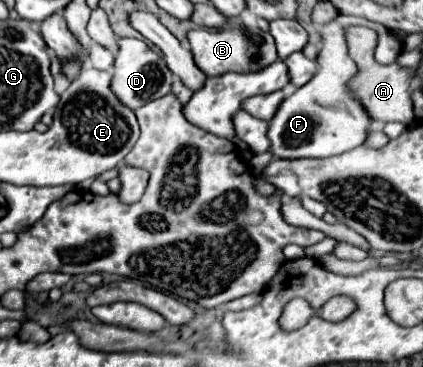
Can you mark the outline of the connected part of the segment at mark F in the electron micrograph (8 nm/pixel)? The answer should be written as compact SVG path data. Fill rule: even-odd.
M336 17L334 21L322 25L320 27L322 45L316 57L316 63L318 63L316 75L306 85L298 87L294 95L286 97L270 121L268 137L270 137L270 151L274 157L282 157L282 159L332 157L366 143L372 119L368 111L364 109L364 105L356 99L356 95L352 95L352 89L348 87L352 77L358 73L358 67L348 55L346 39L344 35L340 35L340 23L362 23L374 29L378 33L374 59L382 65L394 63L404 49L404 43L394 31L362 17Z

